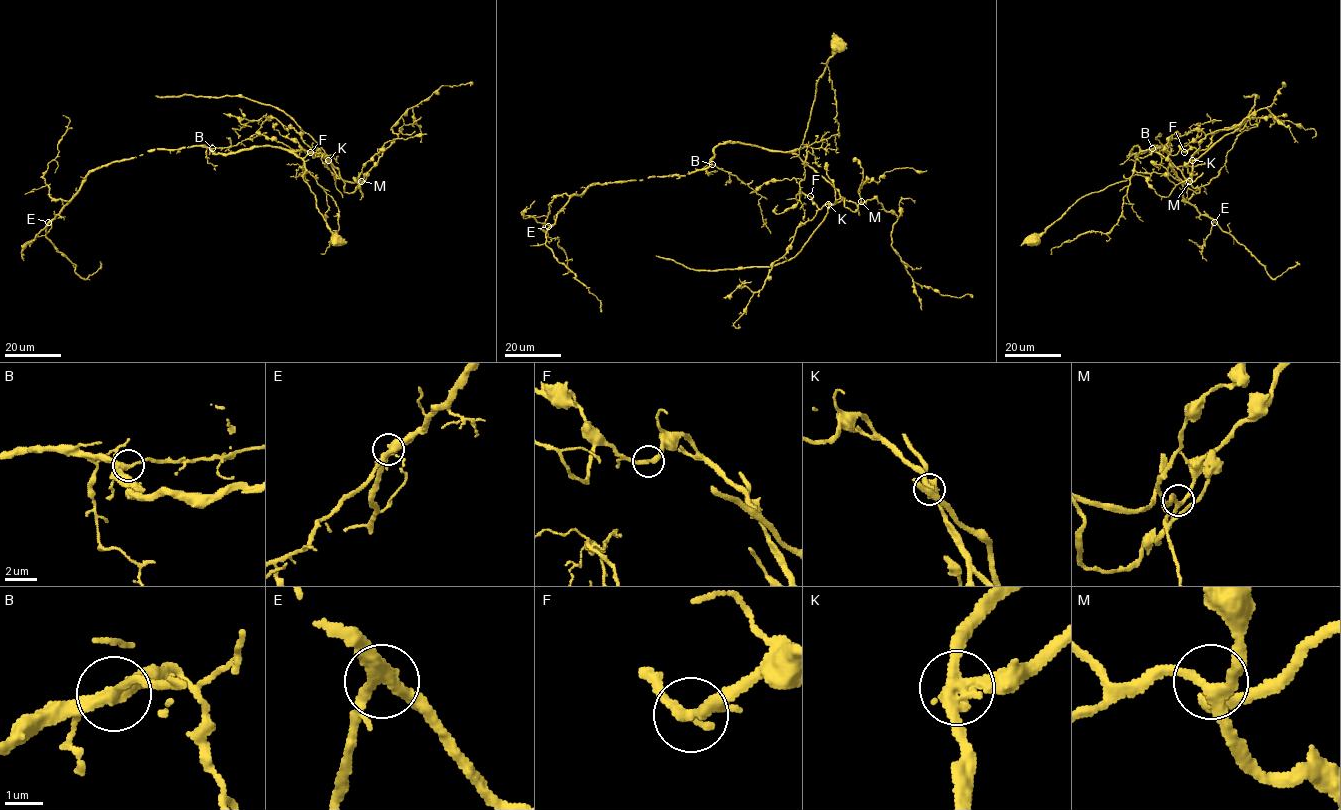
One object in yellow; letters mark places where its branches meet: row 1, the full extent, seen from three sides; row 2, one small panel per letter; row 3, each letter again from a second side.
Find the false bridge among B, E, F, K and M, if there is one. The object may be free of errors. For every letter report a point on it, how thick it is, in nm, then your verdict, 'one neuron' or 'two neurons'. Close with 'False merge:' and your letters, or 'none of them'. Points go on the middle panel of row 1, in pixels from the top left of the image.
B: at (712, 164); 320 nm thick; one neuron
E: at (548, 226); 380 nm thick; one neuron
F: at (810, 196); 240 nm thick; one neuron
K: at (828, 204); 360 nm thick; two neurons
M: at (861, 201); 240 nm thick; one neuron
False merge: K

